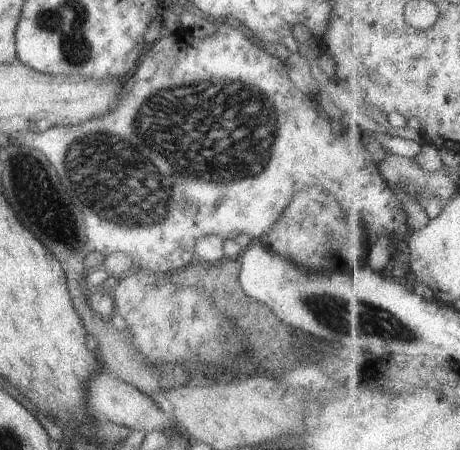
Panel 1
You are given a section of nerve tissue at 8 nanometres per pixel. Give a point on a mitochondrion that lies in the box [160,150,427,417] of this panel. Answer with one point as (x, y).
(332, 312)

